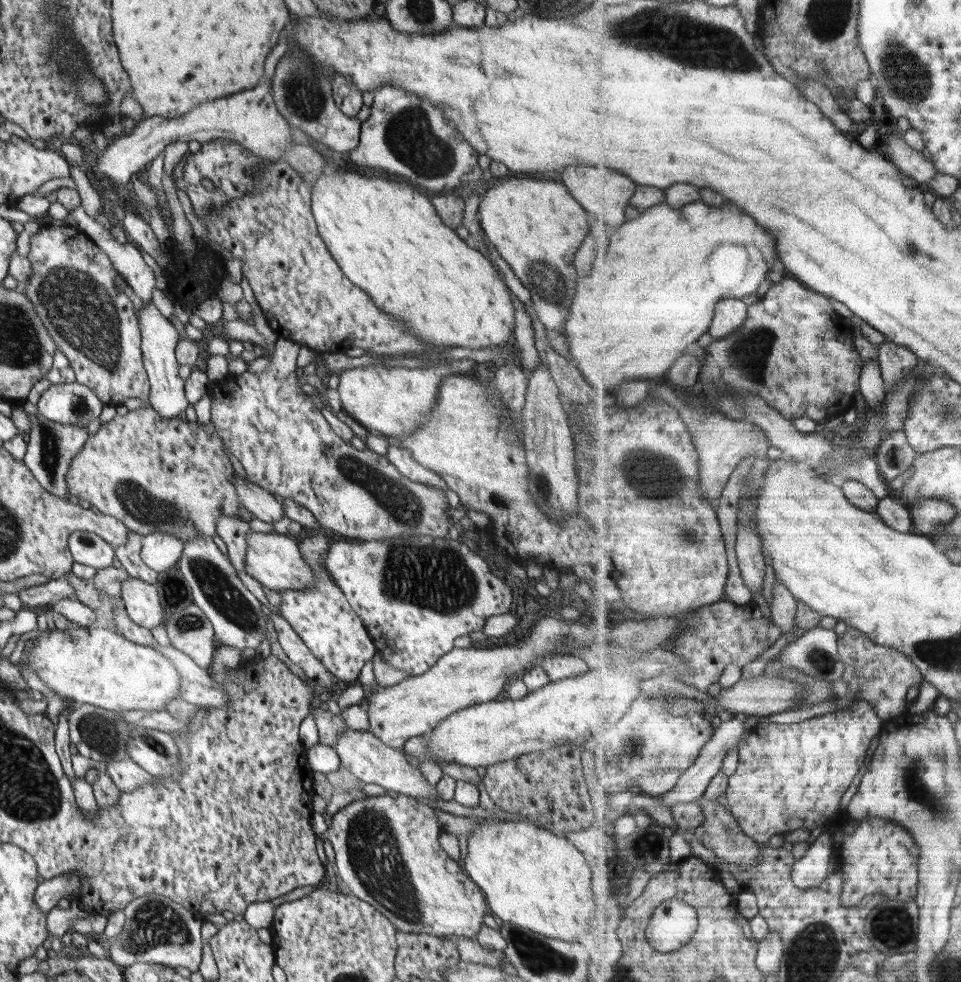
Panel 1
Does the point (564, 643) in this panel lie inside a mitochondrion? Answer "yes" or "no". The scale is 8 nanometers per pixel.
yes

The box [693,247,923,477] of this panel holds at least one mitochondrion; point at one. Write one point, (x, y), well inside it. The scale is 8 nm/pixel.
(747, 356)

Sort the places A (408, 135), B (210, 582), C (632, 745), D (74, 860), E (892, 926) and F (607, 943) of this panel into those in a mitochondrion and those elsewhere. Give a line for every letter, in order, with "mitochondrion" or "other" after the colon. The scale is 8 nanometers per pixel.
A: mitochondrion
B: mitochondrion
C: mitochondrion
D: other
E: mitochondrion
F: other

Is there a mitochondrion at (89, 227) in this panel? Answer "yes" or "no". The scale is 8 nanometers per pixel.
no

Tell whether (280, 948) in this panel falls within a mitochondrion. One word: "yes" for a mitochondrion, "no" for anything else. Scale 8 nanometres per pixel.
no

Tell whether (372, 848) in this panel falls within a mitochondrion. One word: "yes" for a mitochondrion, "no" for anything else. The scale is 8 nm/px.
yes

